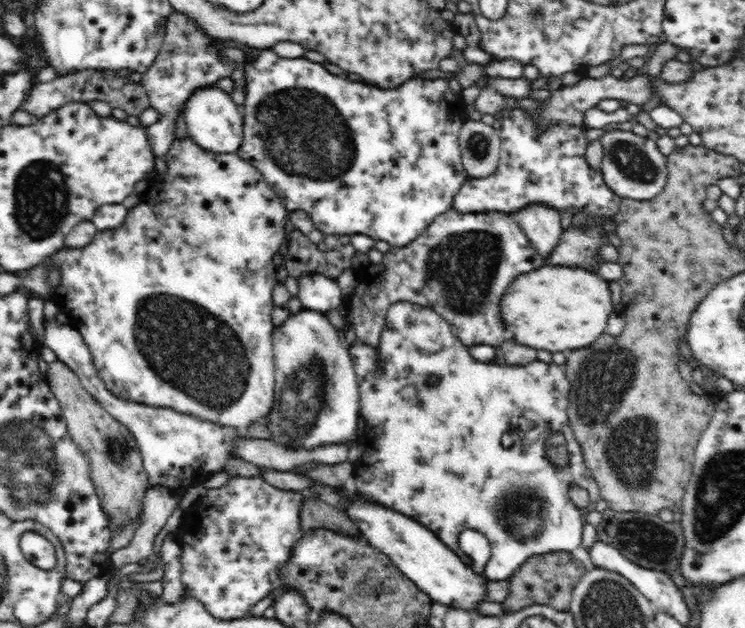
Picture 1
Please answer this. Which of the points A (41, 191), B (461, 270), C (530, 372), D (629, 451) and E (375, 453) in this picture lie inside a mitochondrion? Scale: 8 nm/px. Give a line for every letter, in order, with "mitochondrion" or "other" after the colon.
A: mitochondrion
B: mitochondrion
C: other
D: mitochondrion
E: other

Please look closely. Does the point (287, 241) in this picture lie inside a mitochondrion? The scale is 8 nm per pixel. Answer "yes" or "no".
no

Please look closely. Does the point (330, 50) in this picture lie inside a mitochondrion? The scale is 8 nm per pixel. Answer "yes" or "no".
no

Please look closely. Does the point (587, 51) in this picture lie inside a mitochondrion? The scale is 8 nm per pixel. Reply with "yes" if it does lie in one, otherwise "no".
no

